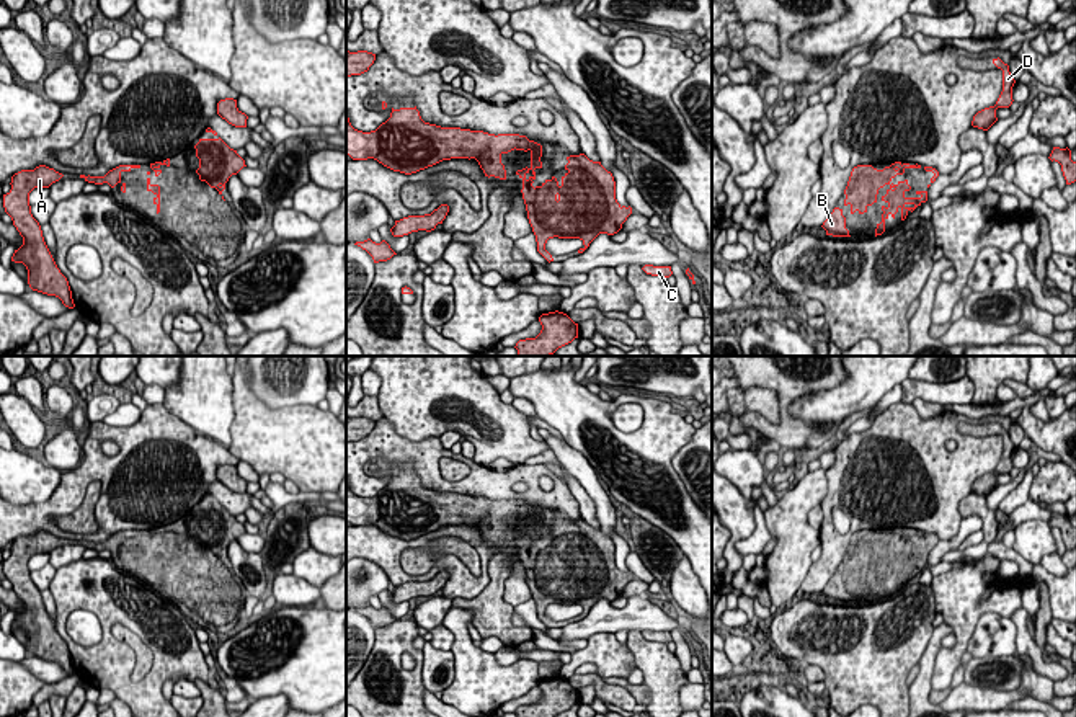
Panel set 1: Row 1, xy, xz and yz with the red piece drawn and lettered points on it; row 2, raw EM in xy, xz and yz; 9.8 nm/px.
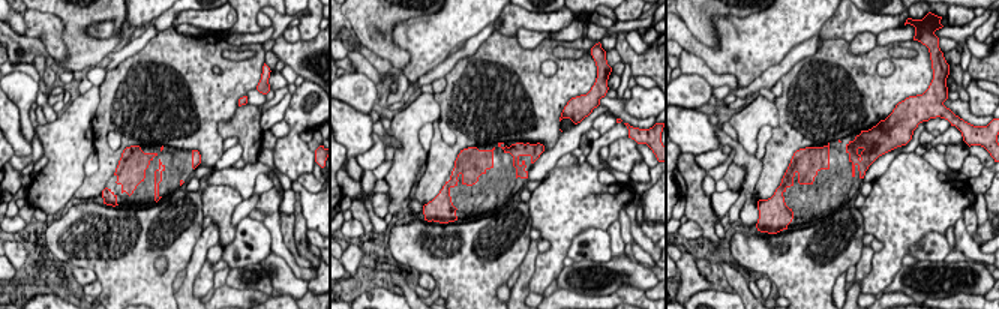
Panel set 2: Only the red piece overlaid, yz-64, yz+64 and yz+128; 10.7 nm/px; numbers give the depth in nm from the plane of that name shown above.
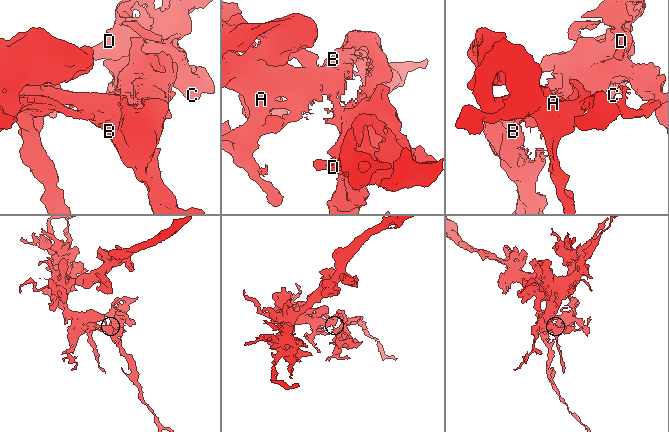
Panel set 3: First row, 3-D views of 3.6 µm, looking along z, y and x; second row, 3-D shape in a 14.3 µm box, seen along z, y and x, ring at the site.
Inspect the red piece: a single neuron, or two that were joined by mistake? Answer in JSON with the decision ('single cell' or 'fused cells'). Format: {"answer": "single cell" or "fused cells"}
{"answer": "single cell"}

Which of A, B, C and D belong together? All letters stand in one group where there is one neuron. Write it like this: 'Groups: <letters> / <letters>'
Groups: A B C D

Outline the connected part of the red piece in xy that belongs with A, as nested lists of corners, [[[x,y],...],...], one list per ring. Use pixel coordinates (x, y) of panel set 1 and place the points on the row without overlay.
[[[39,531],[34,536],[21,536],[11,542],[11,555],[3,560],[5,578],[23,603],[23,611],[15,616],[11,627],[23,629],[28,635],[28,650],[33,657],[56,661],[69,675],[73,675],[72,657],[67,644],[57,634],[39,588],[31,580],[29,559],[34,554],[49,554],[64,541]]]

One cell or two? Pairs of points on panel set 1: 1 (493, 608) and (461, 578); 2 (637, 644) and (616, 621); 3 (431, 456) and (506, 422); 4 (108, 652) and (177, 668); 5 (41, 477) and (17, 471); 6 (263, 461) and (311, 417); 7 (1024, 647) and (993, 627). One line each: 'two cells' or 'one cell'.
1: two cells
2: two cells
3: two cells
4: one cell
5: one cell
6: one cell
7: two cells

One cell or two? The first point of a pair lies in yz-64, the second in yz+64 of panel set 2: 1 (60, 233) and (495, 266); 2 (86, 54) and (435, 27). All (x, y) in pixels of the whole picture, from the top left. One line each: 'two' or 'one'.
1: one
2: two

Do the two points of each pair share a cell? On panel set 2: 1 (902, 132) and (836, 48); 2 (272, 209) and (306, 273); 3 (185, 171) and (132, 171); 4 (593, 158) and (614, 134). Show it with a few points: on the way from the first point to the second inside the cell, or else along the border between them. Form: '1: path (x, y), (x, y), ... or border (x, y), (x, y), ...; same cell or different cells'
1: border (918, 95), (902, 99), (884, 119), (858, 134); different cells
2: path (273, 225), (278, 246), (291, 261); same cell
3: path (171, 171), (146, 171); same cell
4: path (594, 152), (608, 138); same cell

